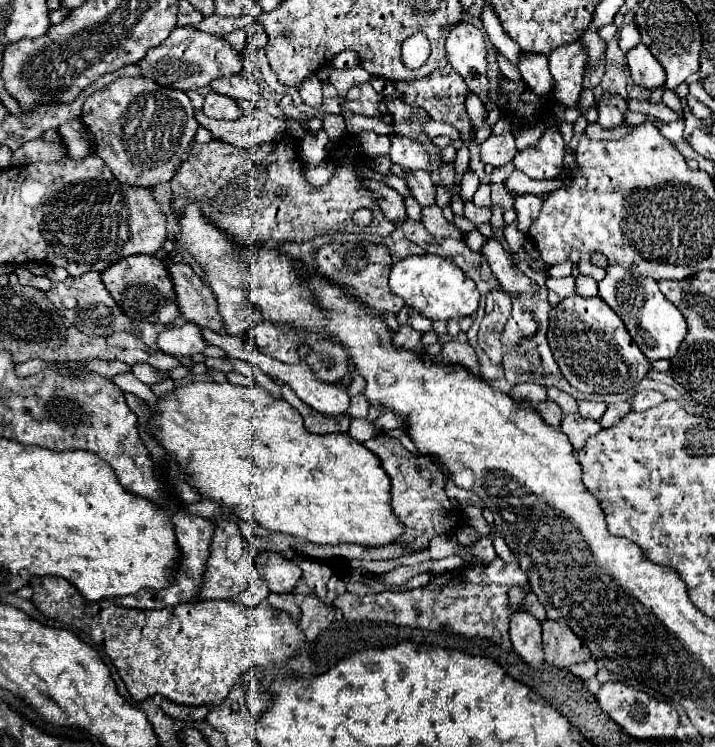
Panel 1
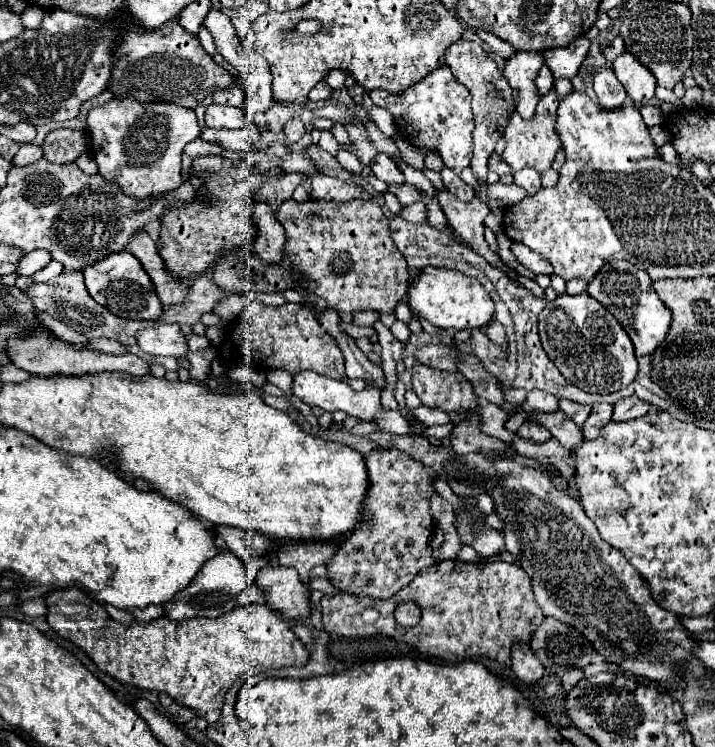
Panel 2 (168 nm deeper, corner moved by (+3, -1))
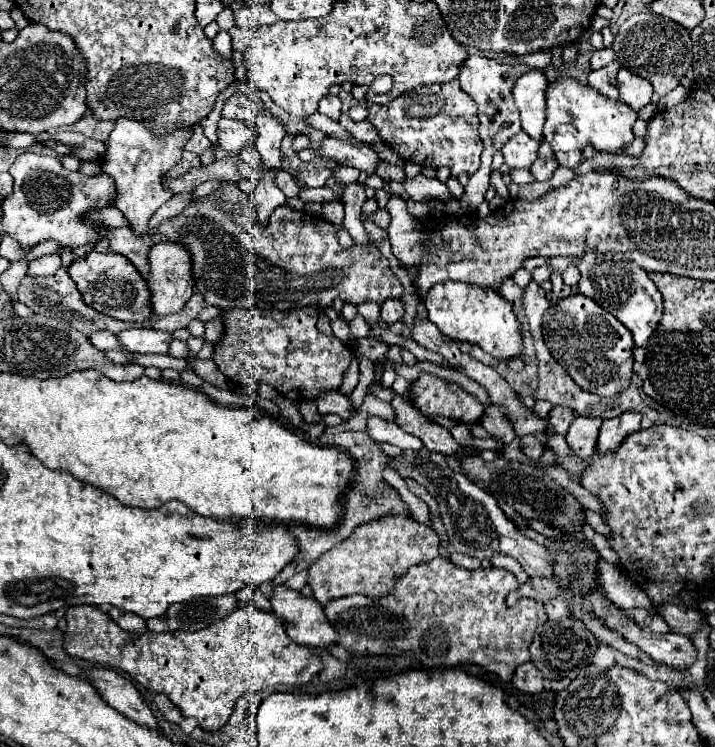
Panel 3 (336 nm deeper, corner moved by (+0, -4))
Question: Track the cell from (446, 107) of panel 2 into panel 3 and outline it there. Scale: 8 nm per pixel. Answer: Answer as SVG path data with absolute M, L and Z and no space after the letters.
M457 79L449 83L435 83L423 87L419 93L405 93L389 105L369 103L369 121L377 127L383 141L401 155L405 161L419 163L421 167L449 167L451 175L475 173L479 169L479 155L483 143L479 139L479 119L473 99L461 91Z

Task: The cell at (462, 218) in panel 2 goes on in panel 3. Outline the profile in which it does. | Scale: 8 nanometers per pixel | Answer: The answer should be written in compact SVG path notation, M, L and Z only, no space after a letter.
M417 175L415 179L405 179L403 181L403 187L405 191L409 193L409 197L413 201L431 201L431 199L439 199L443 203L449 203L453 201L453 195L451 191L447 189L447 185L443 181L439 181L437 177L429 179L425 175Z

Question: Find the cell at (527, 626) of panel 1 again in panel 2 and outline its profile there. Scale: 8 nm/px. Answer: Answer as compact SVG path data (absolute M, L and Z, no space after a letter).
M514 644L512 652L512 672L522 682L538 682L544 676L544 668L540 660L530 652L528 644Z

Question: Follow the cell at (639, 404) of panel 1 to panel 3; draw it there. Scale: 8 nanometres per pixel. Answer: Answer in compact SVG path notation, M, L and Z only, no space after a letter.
M625 411L623 415L617 415L613 419L605 419L603 425L601 425L601 431L599 431L599 439L597 439L597 449L601 453L607 453L615 447L619 447L619 443L633 431L641 429L641 419L643 415L641 413L631 413L631 411Z

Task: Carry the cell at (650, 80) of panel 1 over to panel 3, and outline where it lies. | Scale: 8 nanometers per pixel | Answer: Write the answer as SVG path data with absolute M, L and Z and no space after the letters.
M625 67L619 69L617 75L617 87L619 87L619 97L623 103L627 103L631 109L639 111L647 103L651 103L653 87L649 87L649 81L641 79L639 75L633 75Z

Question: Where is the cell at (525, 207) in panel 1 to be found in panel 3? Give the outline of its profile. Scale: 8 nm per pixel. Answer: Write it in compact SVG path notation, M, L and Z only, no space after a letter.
M537 159L533 163L533 167L531 167L531 175L535 177L535 181L547 181L557 167L559 167L559 163L555 159L547 159L547 161L545 159Z

